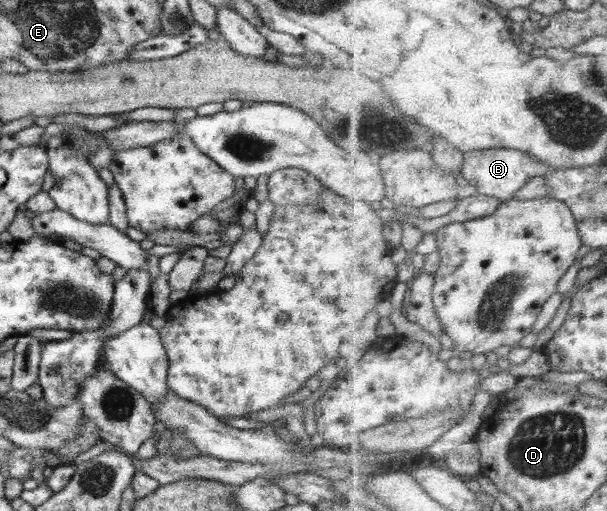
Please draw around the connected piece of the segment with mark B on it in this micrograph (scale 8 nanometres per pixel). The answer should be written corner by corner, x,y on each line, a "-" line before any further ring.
488,148
466,152
463,174
479,188
479,194
497,197
502,202
516,199
516,194
524,188
530,180
538,176
545,176
550,166
539,158
522,150
510,148

